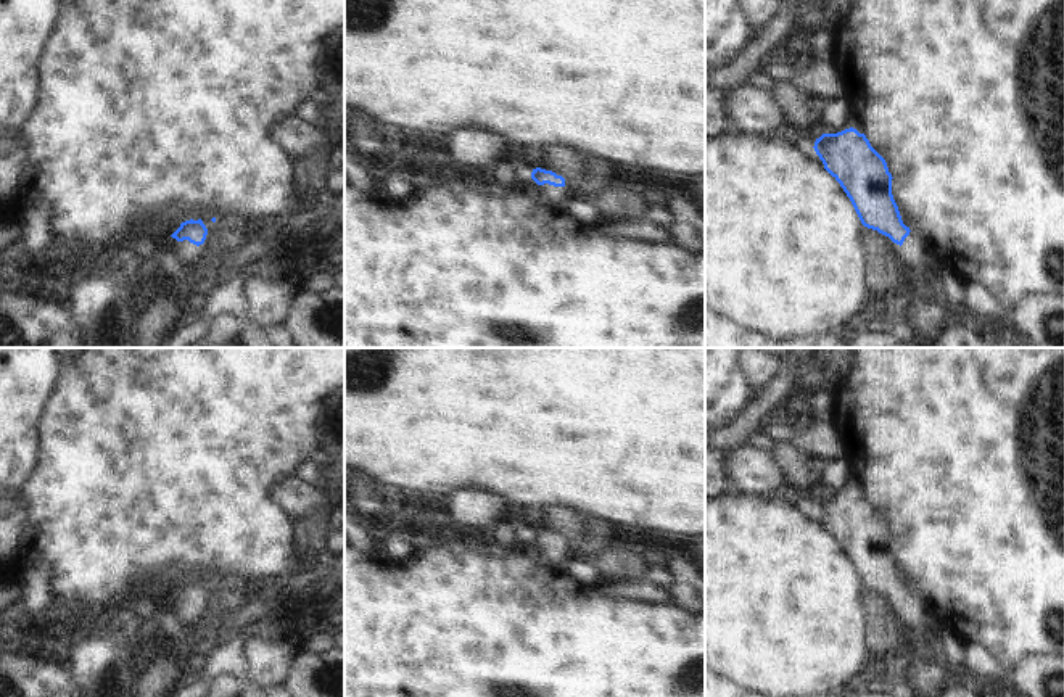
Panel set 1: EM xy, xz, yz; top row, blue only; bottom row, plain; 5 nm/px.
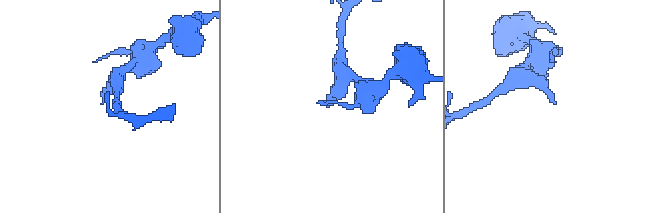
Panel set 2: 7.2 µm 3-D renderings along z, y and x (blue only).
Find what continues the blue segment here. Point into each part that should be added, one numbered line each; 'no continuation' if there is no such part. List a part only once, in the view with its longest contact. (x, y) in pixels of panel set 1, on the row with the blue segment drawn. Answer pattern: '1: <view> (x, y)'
1: xz (554, 195).

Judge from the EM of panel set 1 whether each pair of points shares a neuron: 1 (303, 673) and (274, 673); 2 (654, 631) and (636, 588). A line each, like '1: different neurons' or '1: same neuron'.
1: different neurons
2: different neurons

